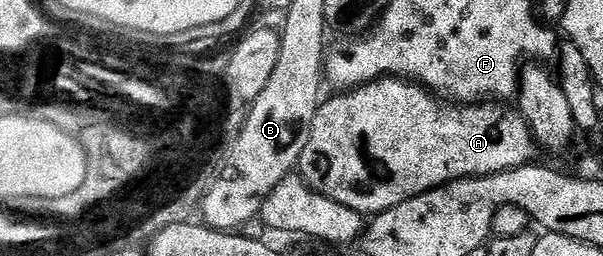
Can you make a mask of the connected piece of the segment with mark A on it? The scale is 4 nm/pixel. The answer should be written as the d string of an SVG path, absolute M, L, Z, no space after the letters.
M397 77L375 79L372 83L365 83L362 87L355 87L353 91L338 93L333 97L335 99L328 100L329 98L327 98L319 106L316 117L312 121L308 145L304 145L304 153L300 153L296 171L313 191L336 201L340 205L344 205L348 209L357 211L363 217L378 216L382 211L390 210L394 206L400 205L401 202L408 201L409 198L420 197L421 194L428 193L432 189L442 187L446 183L451 183L457 179L476 179L480 175L491 175L508 169L525 167L527 163L535 162L536 159L536 156L534 156L536 144L534 135L530 132L530 124L526 122L521 111L513 106L503 105L498 101L455 105L449 101L443 101L439 96L427 91L425 87L413 81Z

